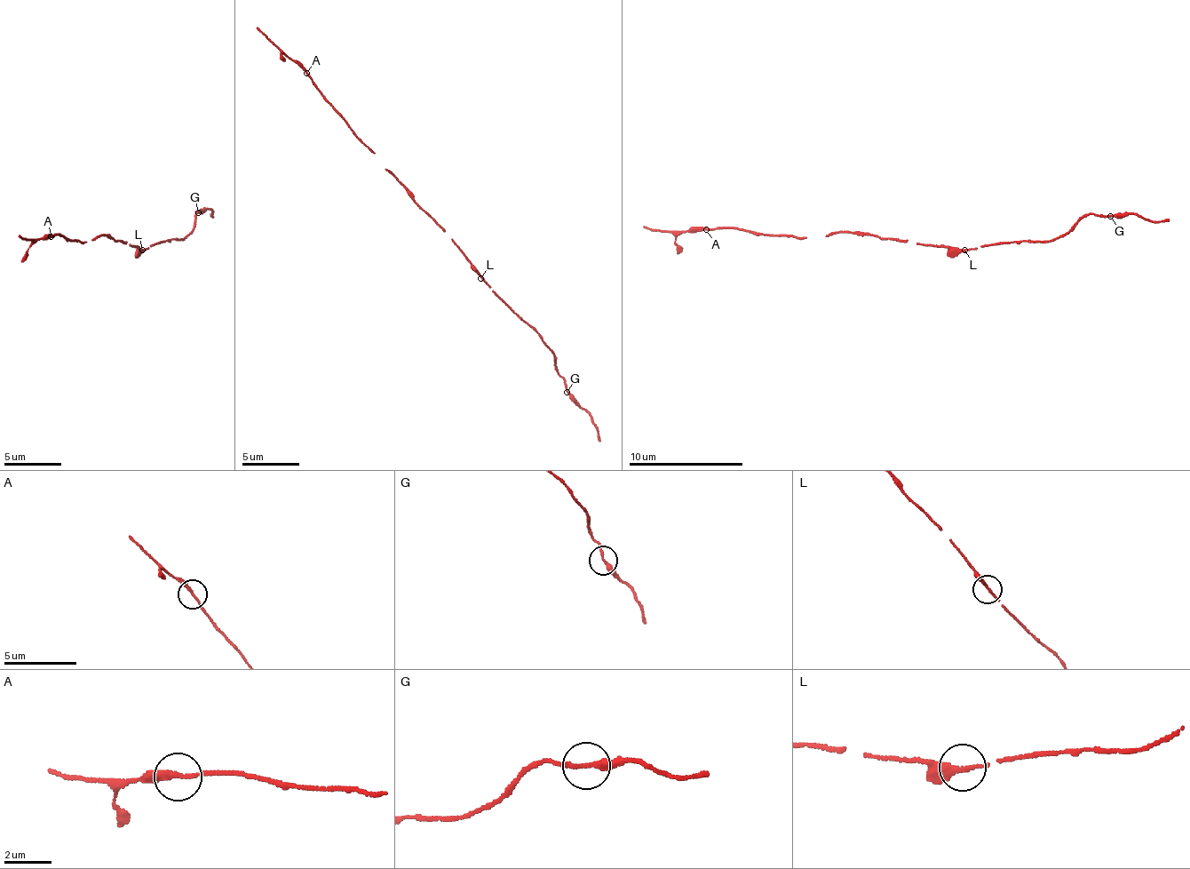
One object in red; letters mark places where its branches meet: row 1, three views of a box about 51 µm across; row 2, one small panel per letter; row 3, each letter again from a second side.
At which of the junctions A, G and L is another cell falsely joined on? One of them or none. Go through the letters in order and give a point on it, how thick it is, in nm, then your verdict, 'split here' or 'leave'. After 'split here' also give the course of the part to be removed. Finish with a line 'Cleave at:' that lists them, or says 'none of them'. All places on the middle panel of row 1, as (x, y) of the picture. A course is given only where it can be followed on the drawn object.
A: place (306, 73); calibre 220 nm; split here; course (306, 72), (257, 27)
G: place (567, 392); calibre 220 nm; leave
L: place (480, 278); calibre 240 nm; leave
Cleave at: A

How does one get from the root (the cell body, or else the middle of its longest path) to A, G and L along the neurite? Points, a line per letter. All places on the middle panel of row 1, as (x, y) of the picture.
A: (446, 232), (387, 172), (375, 152), (327, 100), (306, 72)
G: (446, 232), (466, 261), (500, 298), (547, 344), (567, 392)
L: (446, 232), (480, 278)

